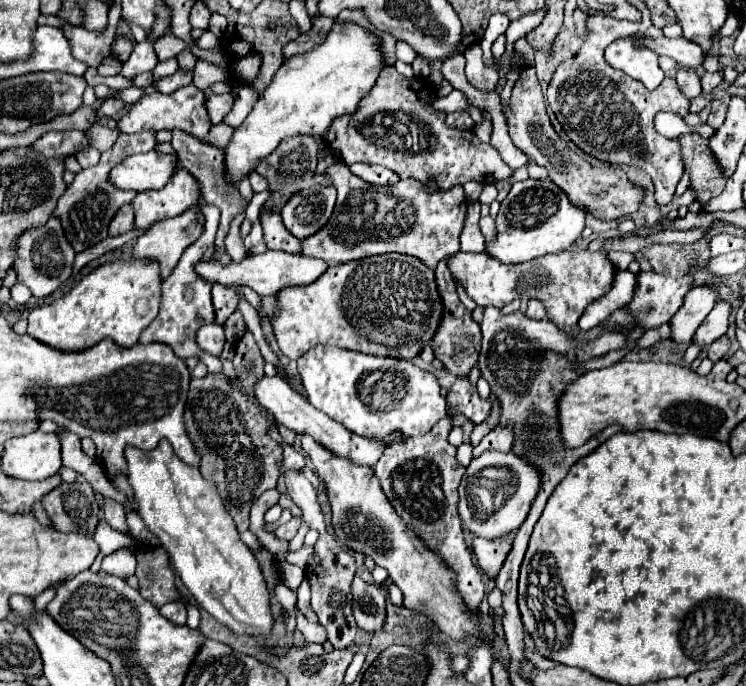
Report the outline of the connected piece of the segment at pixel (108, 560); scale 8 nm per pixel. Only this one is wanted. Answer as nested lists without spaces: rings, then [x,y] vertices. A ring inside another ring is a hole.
[[[120,548],[108,556],[104,556],[101,569],[106,570],[108,574],[116,574],[120,578],[128,578],[134,574],[136,568],[136,556],[130,548]]]

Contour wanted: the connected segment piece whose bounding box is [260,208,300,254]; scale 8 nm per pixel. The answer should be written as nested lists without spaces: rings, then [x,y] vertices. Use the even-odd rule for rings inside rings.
[[[264,208],[264,210],[260,210],[260,222],[264,228],[266,246],[270,250],[284,250],[284,252],[298,254],[300,240],[286,230],[286,226],[282,224],[280,212],[272,212],[272,210]]]

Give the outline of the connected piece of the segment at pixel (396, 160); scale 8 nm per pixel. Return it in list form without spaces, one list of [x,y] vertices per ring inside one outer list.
[[[388,66],[382,70],[382,76],[370,96],[358,104],[356,112],[350,116],[338,116],[330,124],[330,130],[324,134],[324,142],[330,152],[348,166],[356,162],[380,164],[394,170],[400,178],[416,178],[420,182],[434,176],[438,186],[444,190],[470,180],[488,182],[510,178],[512,170],[490,144],[476,138],[474,130],[464,132],[446,126],[446,114],[430,108],[432,96],[434,90],[424,78],[404,78],[394,66]]]

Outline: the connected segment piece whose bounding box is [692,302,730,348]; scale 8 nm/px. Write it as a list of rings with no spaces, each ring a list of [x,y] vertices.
[[[718,302],[712,312],[706,316],[706,320],[700,324],[700,328],[696,330],[692,344],[706,348],[708,344],[712,344],[716,338],[724,336],[728,330],[728,316],[730,316],[730,306],[726,302]]]

